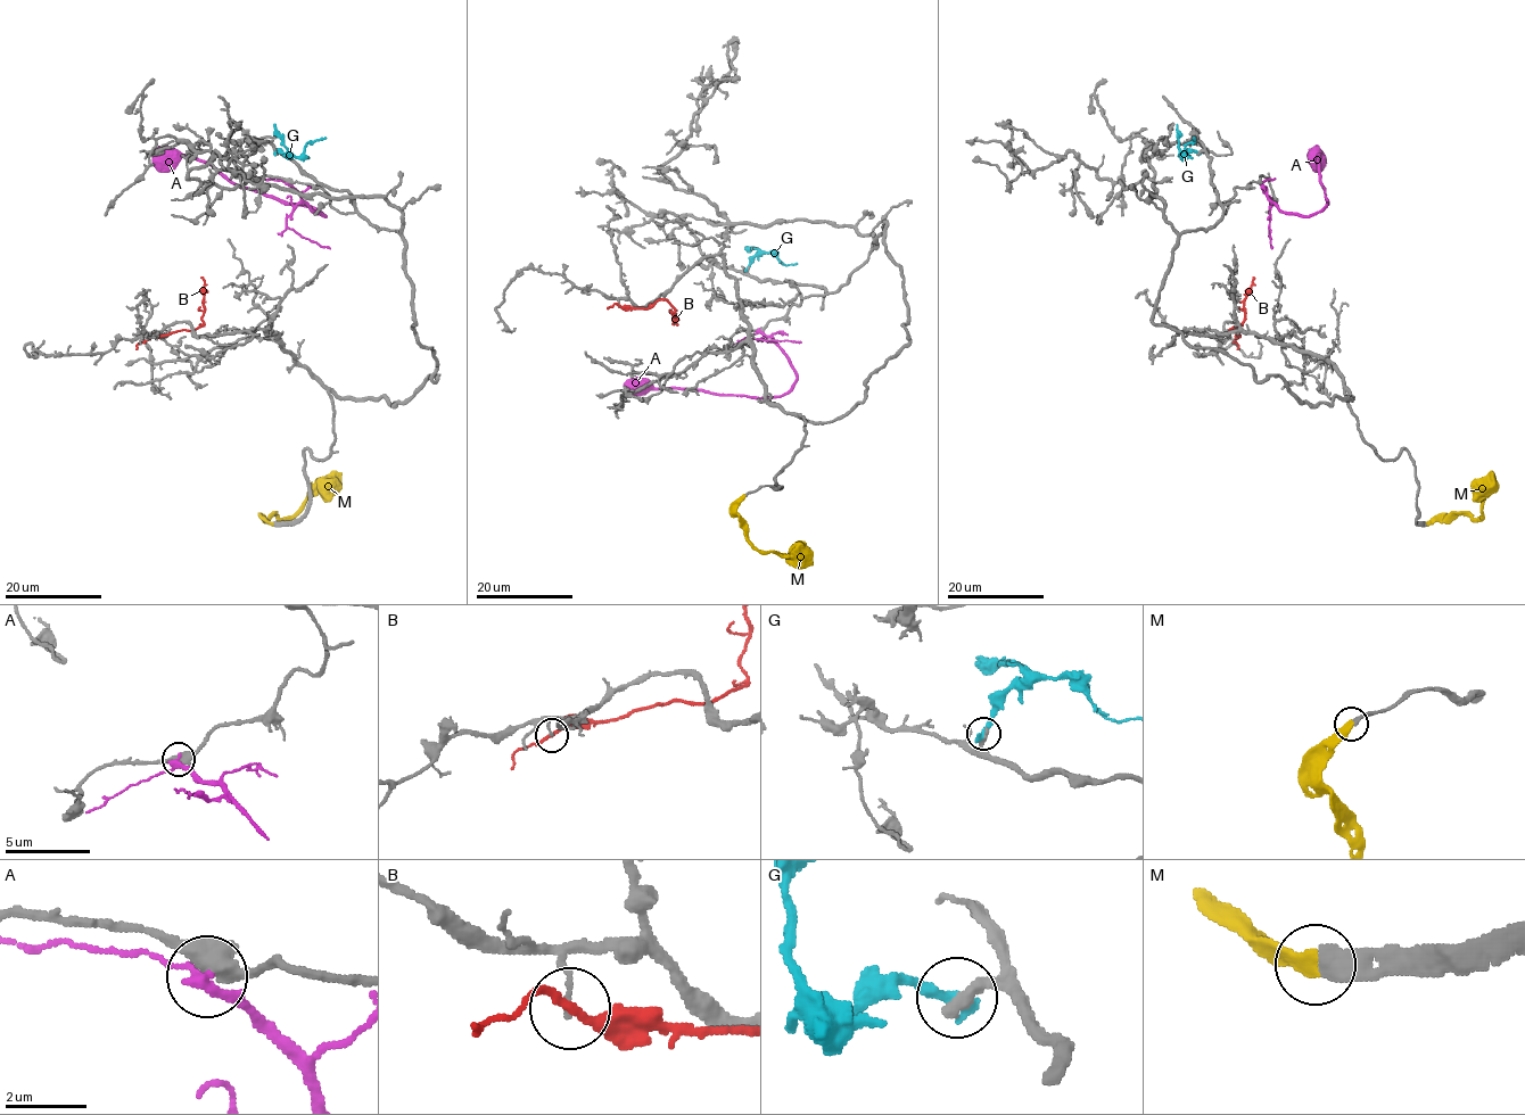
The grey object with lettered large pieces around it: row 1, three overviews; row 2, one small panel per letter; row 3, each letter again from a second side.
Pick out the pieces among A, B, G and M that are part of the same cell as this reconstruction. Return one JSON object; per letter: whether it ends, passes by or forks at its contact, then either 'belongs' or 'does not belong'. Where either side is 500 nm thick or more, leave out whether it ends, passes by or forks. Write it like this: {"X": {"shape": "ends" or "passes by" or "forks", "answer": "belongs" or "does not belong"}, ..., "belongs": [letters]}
{"A": {"answer": "does not belong"}, "B": {"shape": "passes by", "answer": "does not belong"}, "G": {"shape": "ends", "answer": "does not belong"}, "M": {"shape": "ends", "answer": "belongs"}, "belongs": ["M"]}

